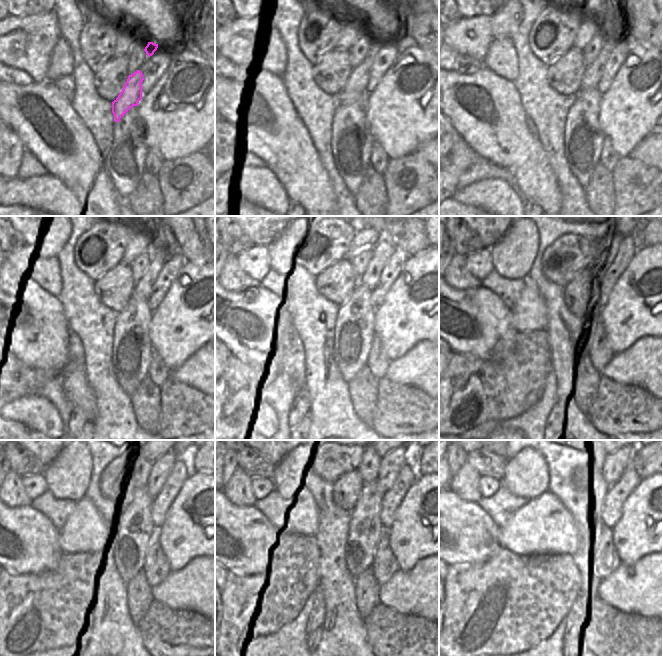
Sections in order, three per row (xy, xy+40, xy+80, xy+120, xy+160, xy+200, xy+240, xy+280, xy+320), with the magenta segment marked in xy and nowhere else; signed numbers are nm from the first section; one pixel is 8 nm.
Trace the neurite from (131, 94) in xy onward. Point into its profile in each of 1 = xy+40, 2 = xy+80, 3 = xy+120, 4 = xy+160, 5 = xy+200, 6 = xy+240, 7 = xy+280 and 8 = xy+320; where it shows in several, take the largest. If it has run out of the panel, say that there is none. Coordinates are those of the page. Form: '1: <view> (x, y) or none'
1: xy+40 (356, 85)
2: xy+80 (590, 66)
3: xy+120 (162, 244)
4: xy+160 (386, 244)
5: xy+200 (610, 244)
6: xy+240 (163, 466)
7: xy+280 (390, 465)
8: xy+320 (614, 466)

